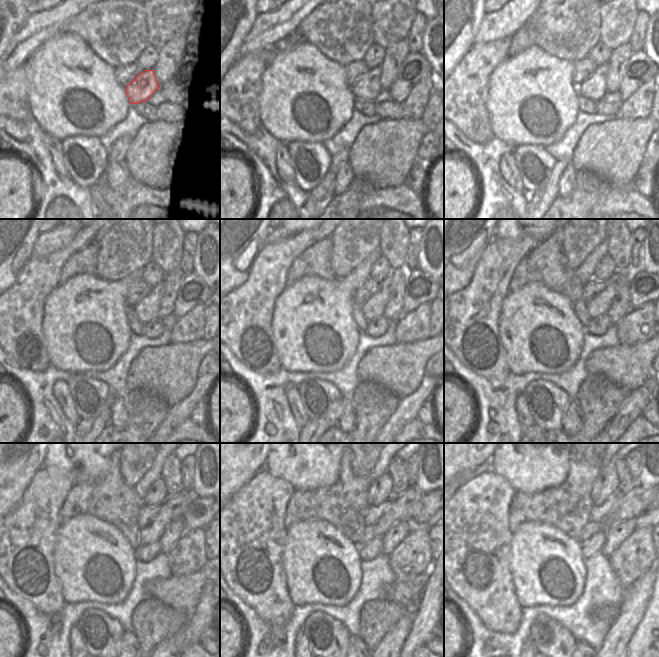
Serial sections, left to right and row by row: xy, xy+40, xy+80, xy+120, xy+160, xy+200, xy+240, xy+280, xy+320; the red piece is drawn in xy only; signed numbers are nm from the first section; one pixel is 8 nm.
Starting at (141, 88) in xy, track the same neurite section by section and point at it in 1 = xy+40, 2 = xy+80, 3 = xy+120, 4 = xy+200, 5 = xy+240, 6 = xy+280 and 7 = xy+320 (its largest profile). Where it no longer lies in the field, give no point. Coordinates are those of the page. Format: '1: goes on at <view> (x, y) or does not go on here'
1: goes on at xy+40 (360, 89)
2: goes on at xy+80 (585, 89)
3: goes on at xy+120 (154, 297)
4: goes on at xy+200 (618, 279)
5: goes on at xy+240 (173, 507)
6: goes on at xy+280 (401, 507)
7: goes on at xy+320 (636, 501)

